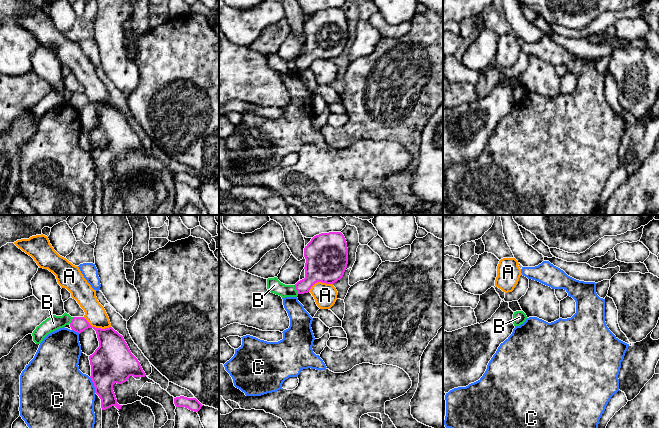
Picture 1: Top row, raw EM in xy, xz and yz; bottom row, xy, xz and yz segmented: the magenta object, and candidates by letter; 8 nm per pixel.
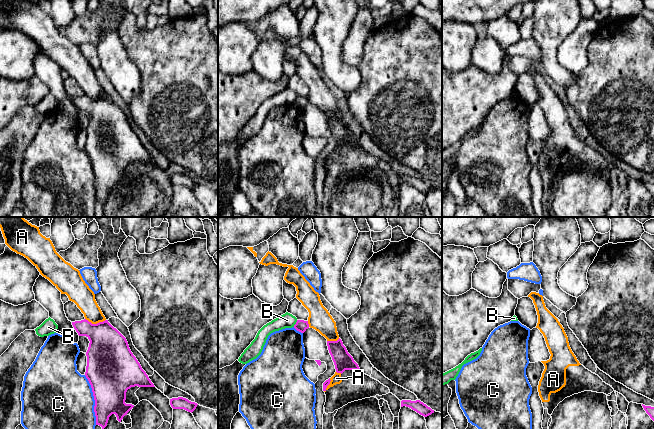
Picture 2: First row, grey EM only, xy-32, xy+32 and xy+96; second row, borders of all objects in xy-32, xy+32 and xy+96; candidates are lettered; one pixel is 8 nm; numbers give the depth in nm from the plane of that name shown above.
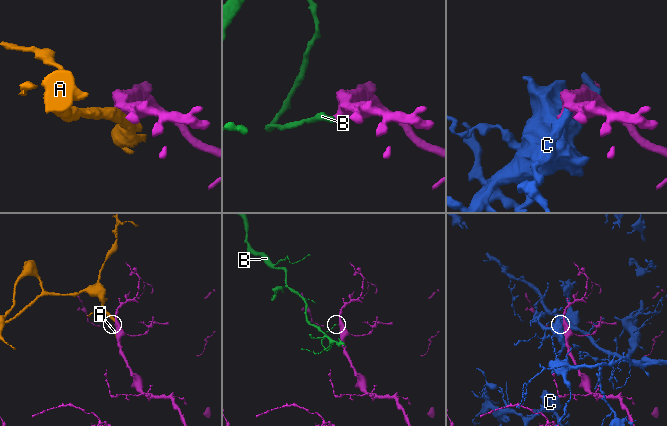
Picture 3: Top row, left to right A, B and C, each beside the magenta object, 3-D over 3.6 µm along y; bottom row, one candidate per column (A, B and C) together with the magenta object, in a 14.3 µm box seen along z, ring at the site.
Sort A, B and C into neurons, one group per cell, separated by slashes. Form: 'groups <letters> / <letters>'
groups A / B / C

